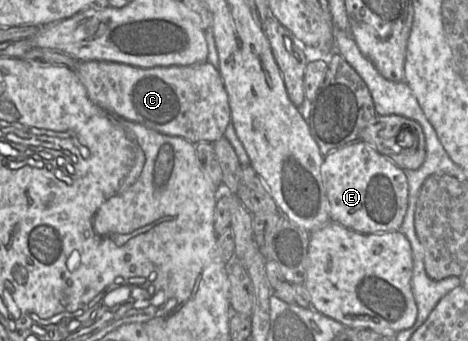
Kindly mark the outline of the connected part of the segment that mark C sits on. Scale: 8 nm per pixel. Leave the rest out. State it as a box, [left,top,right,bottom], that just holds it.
[72,61,231,143]

